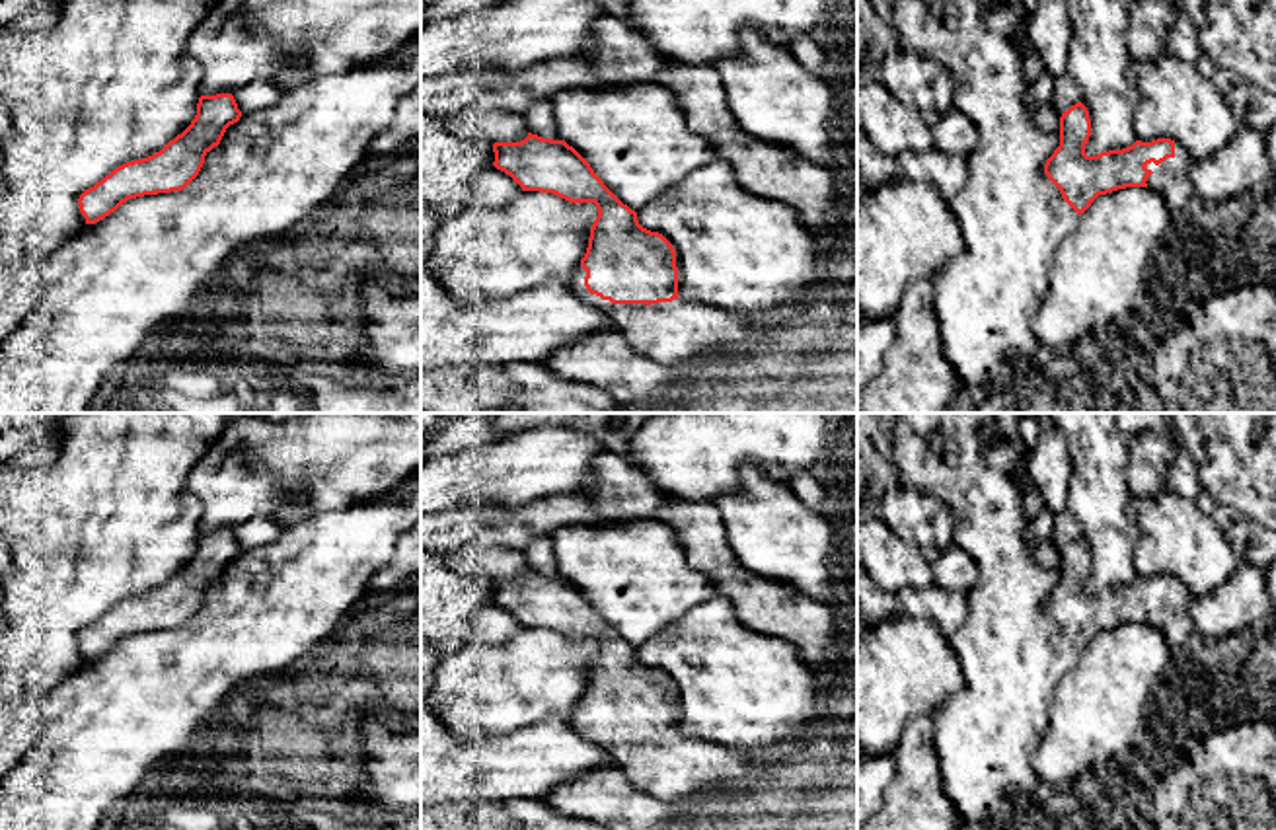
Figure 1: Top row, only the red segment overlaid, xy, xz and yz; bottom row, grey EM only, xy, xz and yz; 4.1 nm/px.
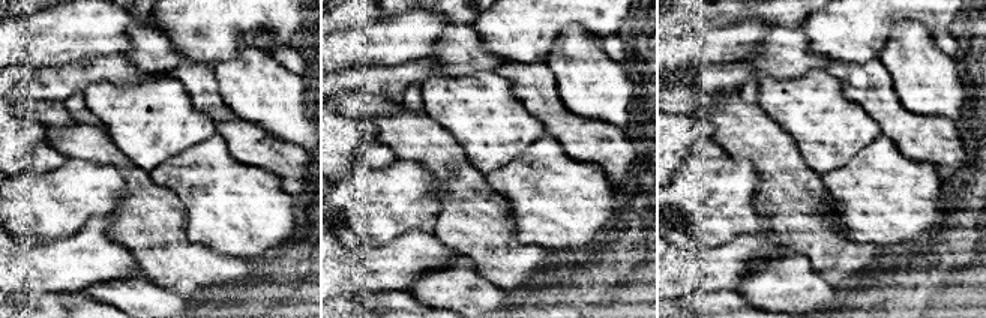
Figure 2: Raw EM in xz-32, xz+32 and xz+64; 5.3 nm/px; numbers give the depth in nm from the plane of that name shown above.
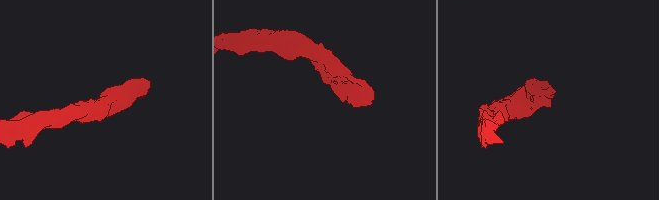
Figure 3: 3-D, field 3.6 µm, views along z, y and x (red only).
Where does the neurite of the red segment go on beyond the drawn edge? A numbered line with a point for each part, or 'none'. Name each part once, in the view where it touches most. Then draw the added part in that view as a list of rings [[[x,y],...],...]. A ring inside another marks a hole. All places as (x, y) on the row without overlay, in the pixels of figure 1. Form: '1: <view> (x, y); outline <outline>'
1: xz (675, 768); outline [[[573,703],[575,731],[602,746],[625,777],[639,789],[662,799],[682,801],[695,791],[717,791],[734,783],[764,785],[766,772],[740,752],[682,733],[658,740],[612,740],[584,723],[586,707]]]

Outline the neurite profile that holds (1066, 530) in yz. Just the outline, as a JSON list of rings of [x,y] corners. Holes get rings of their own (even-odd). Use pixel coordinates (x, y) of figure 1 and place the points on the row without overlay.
[[[1068,510],[1056,512],[1052,542],[1058,546],[1058,549],[1062,551],[1077,538],[1081,538],[1081,530],[1079,530],[1075,518]]]

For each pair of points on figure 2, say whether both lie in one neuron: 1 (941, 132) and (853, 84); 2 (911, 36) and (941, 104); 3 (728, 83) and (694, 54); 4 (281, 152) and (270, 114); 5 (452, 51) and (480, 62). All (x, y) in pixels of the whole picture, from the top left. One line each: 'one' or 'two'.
1: one
2: one
3: two
4: two
5: one

